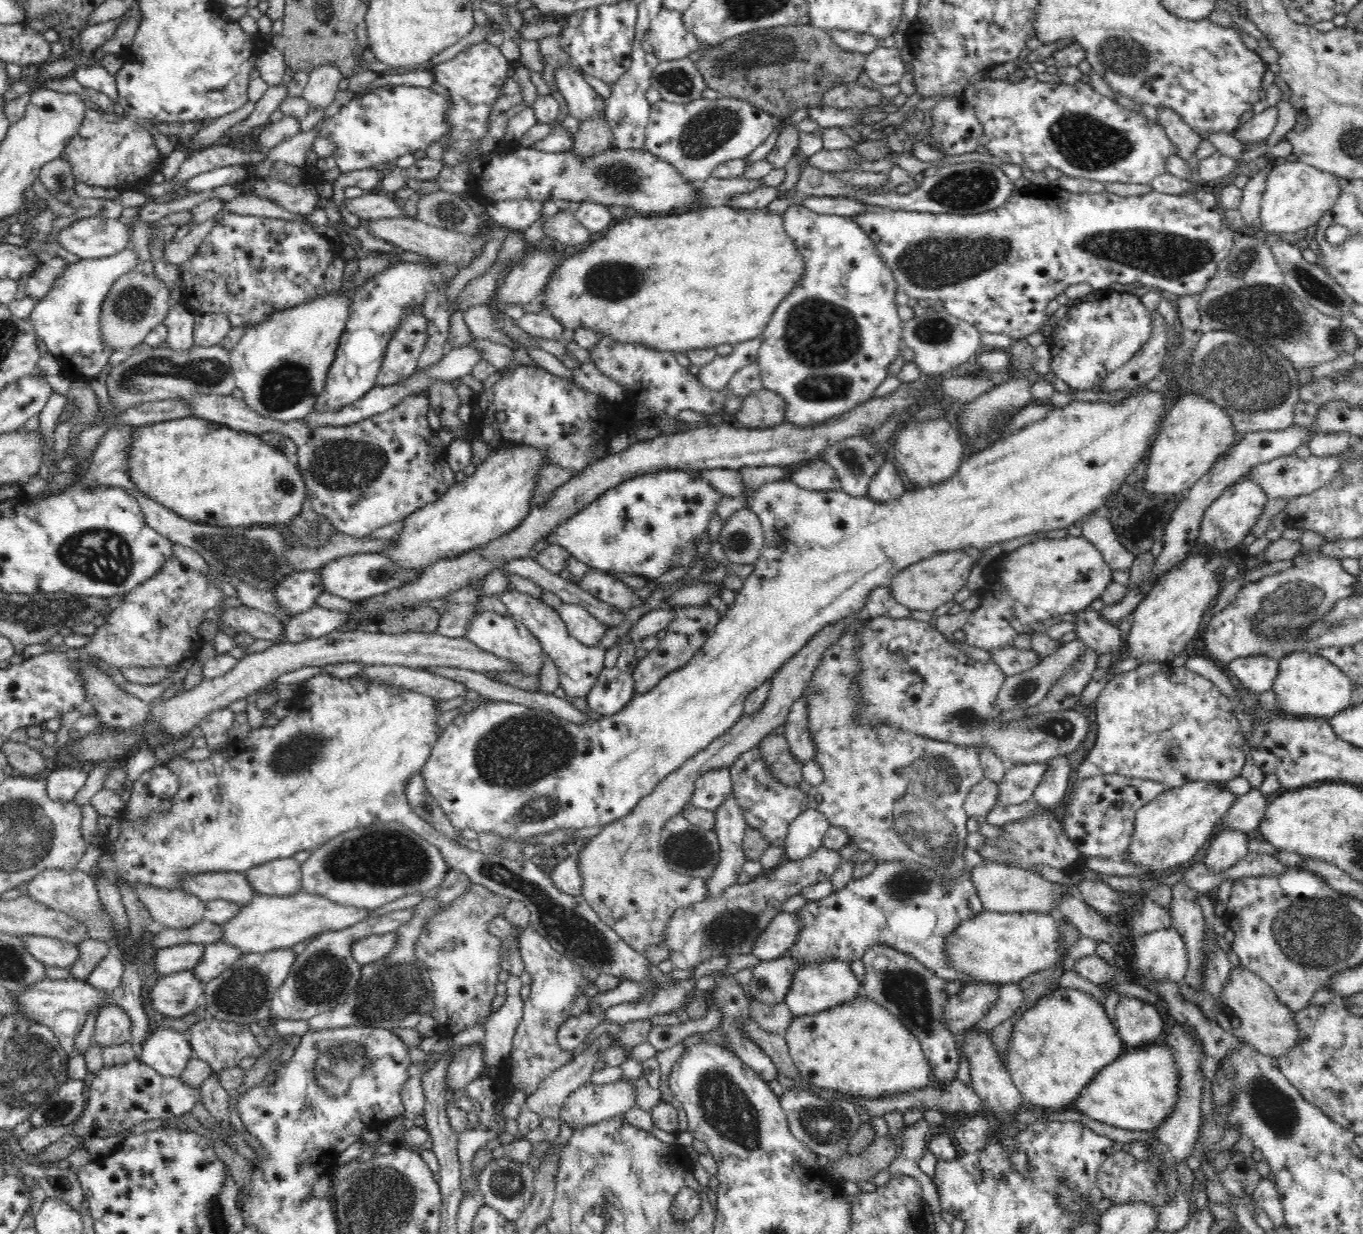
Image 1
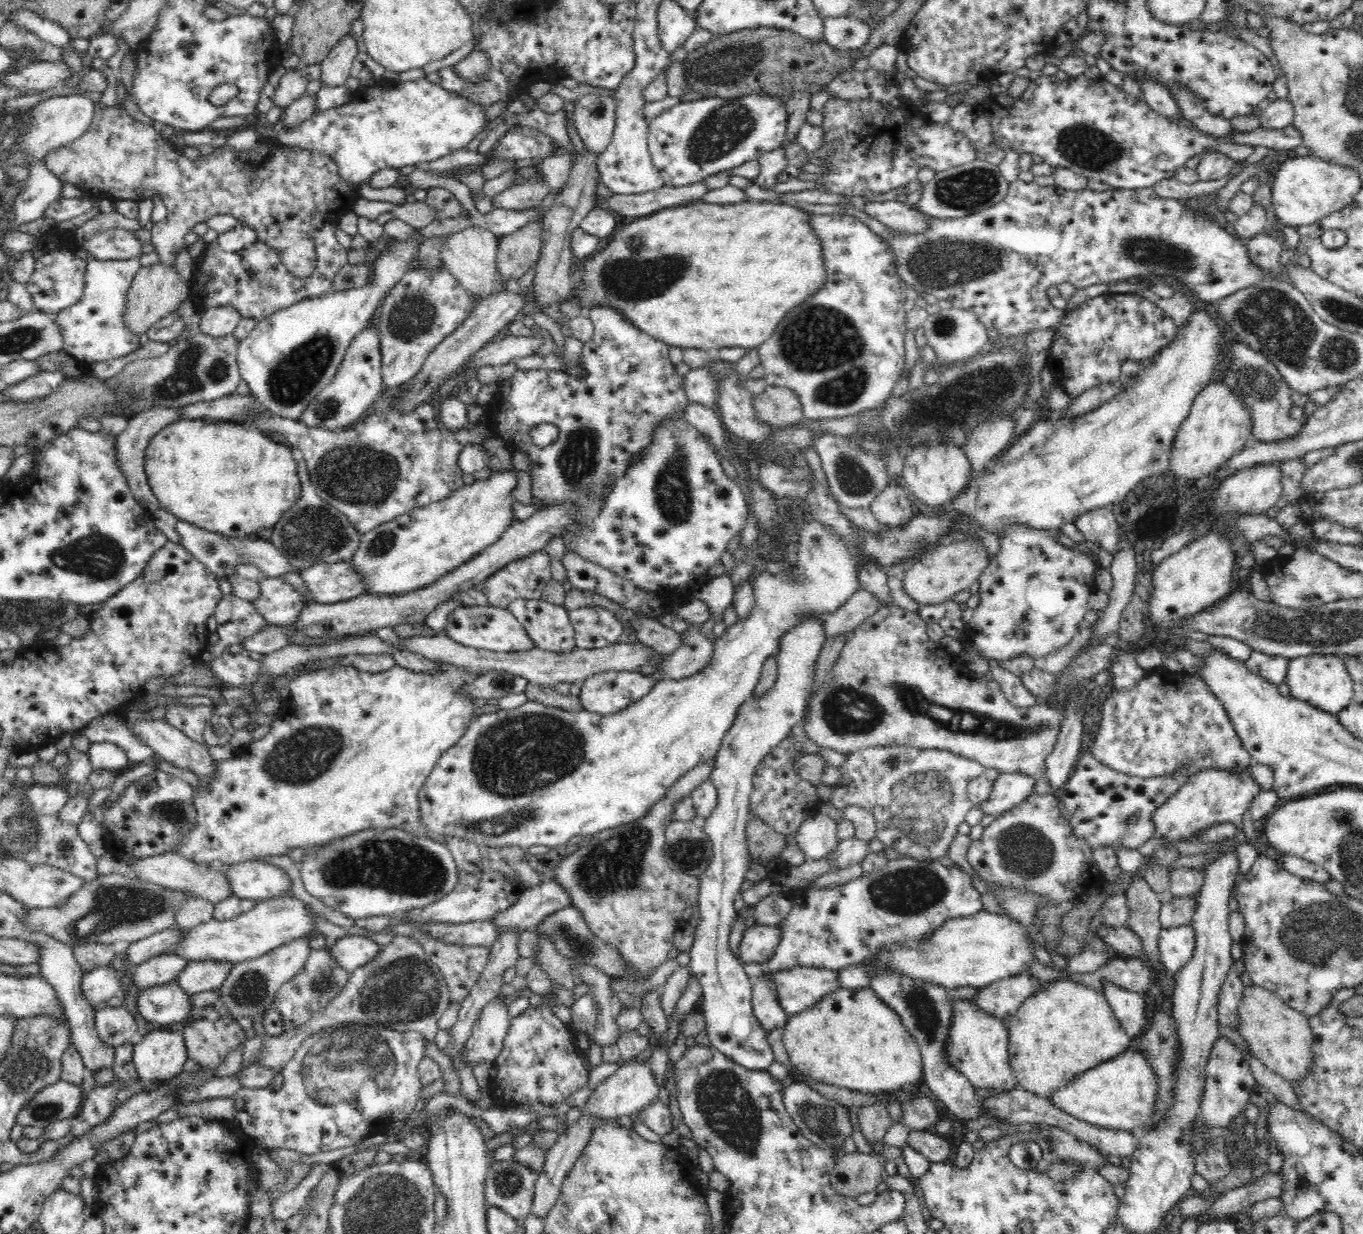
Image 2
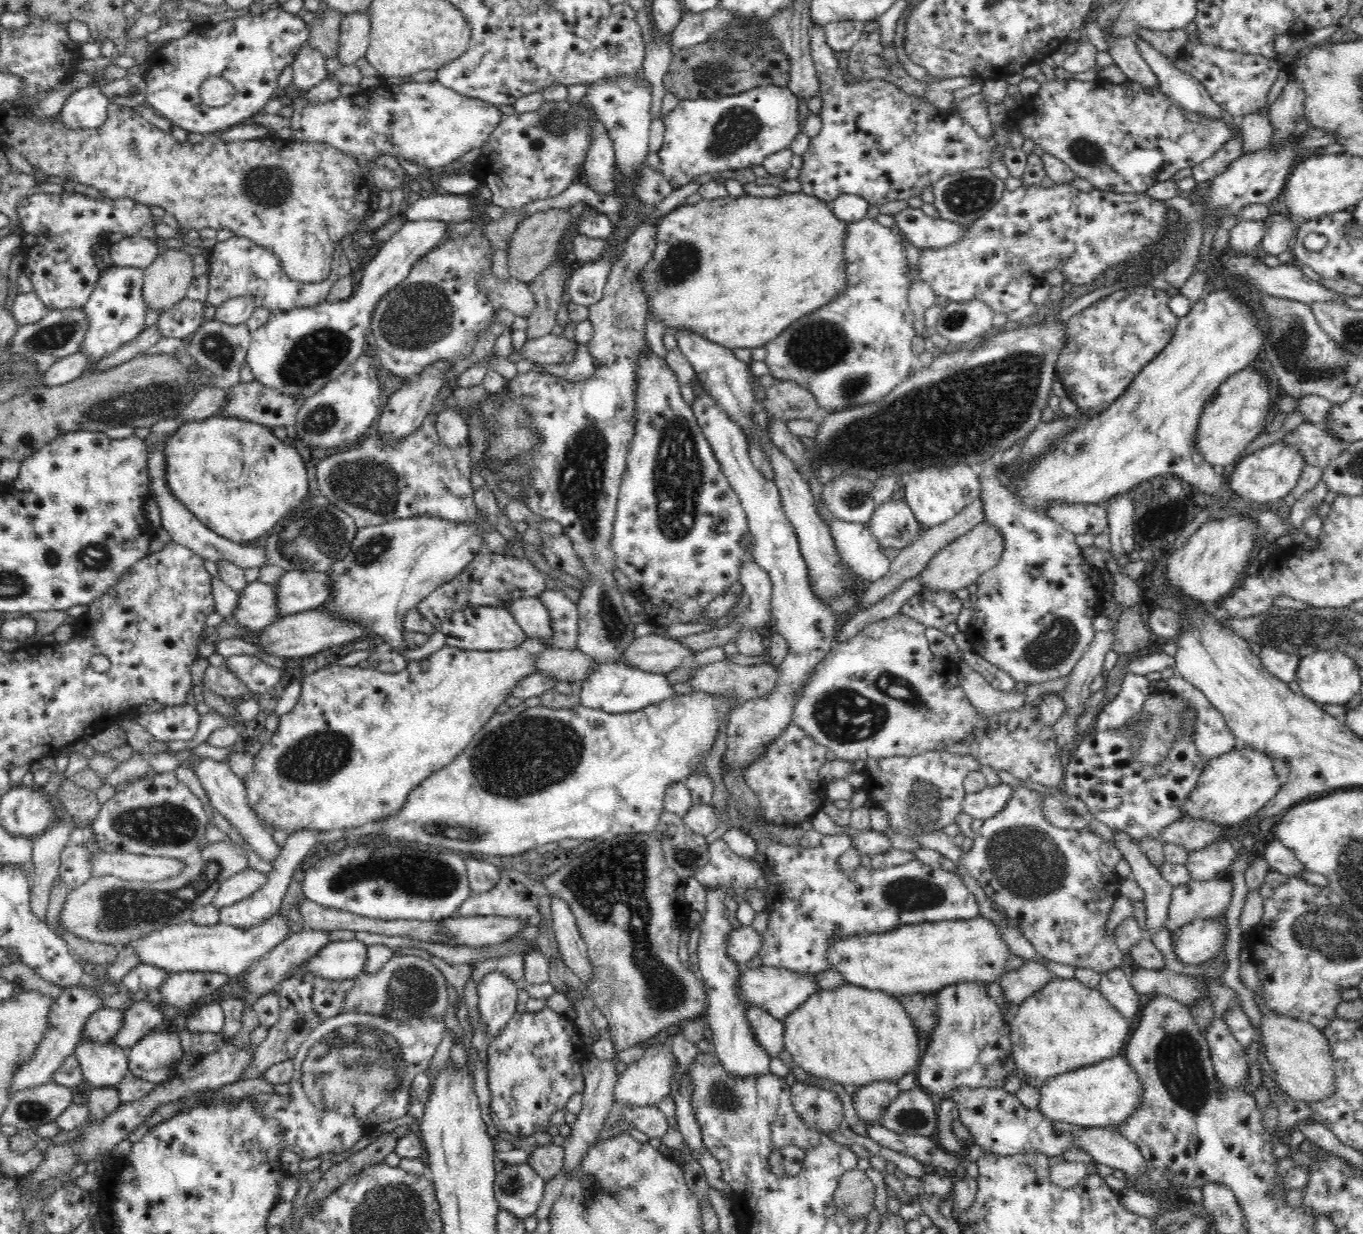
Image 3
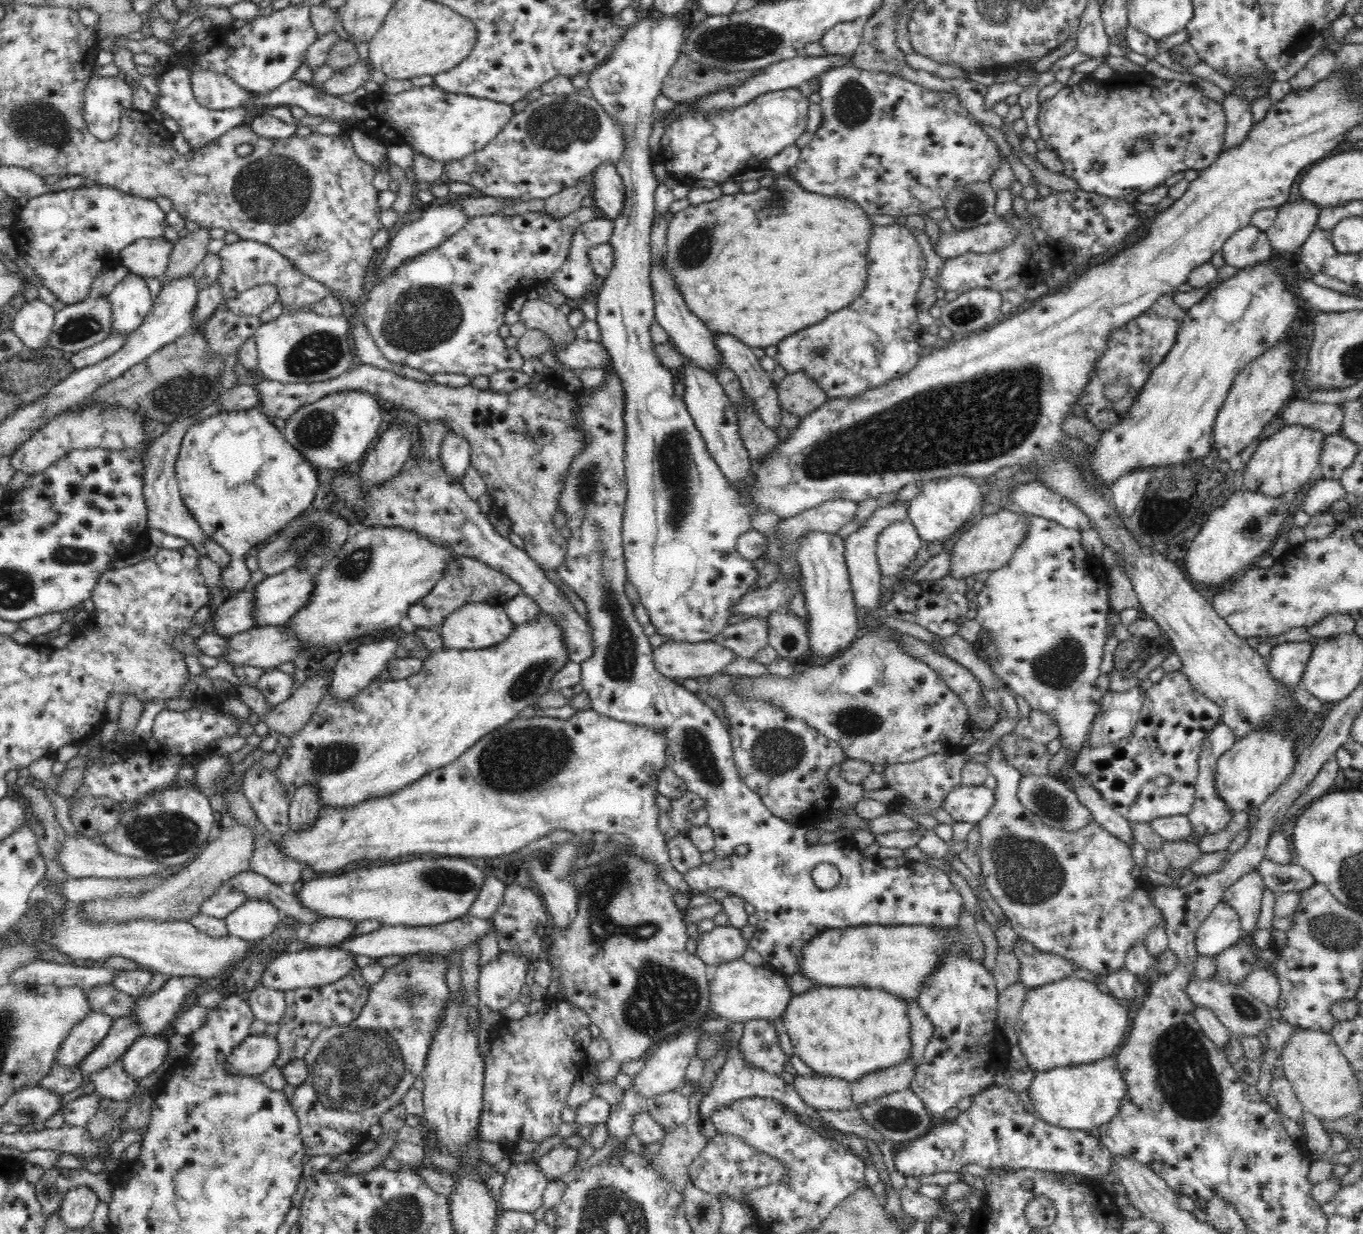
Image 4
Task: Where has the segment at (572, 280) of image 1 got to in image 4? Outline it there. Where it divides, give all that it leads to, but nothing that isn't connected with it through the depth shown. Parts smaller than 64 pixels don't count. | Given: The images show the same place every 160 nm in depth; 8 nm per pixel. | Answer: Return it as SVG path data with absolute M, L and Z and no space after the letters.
M794 175L791 177L780 176L775 178L774 186L770 188L760 187L751 193L736 193L730 195L722 195L718 200L712 202L703 202L698 206L688 206L676 214L672 214L668 219L667 227L667 250L664 260L666 265L670 267L676 285L686 301L689 310L713 333L722 333L734 335L740 338L742 343L746 343L752 348L768 348L768 346L776 346L782 342L784 338L788 338L790 334L796 334L812 324L822 322L828 314L834 314L842 308L847 308L852 304L854 296L858 297L864 292L864 284L868 278L868 244L870 244L870 236L874 232L874 223L869 214L860 207L854 200L846 197L819 195L815 192L808 192L802 186L798 185Z

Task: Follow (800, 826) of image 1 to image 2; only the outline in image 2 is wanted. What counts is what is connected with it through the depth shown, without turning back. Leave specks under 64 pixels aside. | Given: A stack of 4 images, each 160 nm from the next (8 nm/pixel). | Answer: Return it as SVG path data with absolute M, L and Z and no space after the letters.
M820 812L802 820L798 828L798 847L802 849L805 860L822 860L838 846L838 824L827 814Z

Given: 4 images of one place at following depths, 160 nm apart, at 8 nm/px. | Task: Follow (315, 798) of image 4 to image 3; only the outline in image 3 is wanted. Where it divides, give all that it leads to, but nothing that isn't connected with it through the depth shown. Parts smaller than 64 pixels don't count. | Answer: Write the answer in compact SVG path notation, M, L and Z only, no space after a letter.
M300 829L291 832L286 839L285 845L281 848L278 858L273 862L272 871L268 873L266 884L262 885L252 896L246 897L244 900L238 901L236 904L224 906L219 909L220 923L229 924L234 928L252 928L258 924L272 918L274 914L278 914L280 904L284 900L284 894L292 882L292 874L296 867L302 863L302 859L314 846L318 840L320 831L314 829Z

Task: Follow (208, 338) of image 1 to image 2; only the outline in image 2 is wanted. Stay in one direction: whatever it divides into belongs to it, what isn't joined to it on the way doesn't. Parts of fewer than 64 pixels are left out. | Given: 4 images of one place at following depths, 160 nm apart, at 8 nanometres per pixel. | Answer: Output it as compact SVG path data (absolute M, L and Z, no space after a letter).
M232 305L205 309L200 320L200 332L212 337L226 336L236 330L242 318Z

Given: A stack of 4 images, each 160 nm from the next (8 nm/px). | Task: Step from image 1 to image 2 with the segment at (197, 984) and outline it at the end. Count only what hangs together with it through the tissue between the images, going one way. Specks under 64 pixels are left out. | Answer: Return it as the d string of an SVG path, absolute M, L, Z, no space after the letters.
M175 980L153 986L141 991L136 998L136 1010L148 1023L156 1025L171 1025L174 1023L186 1023L189 1014L194 1008L191 1004L191 995L186 995Z

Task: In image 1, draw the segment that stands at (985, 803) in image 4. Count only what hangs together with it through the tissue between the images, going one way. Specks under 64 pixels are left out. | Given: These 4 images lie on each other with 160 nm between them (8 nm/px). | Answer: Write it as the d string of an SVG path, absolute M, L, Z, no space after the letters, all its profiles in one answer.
M1047 762L1007 766L999 782L997 803L1006 806L1033 800L1033 793L1047 769Z

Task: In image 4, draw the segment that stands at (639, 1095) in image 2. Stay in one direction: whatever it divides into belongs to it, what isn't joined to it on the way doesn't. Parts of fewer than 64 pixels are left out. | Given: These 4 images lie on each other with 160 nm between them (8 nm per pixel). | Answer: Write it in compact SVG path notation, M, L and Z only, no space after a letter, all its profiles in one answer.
M692 1030L658 1044L658 1049L646 1061L646 1067L632 1078L632 1089L644 1098L678 1090L690 1060L698 1056L698 1044L702 1040L703 1031Z

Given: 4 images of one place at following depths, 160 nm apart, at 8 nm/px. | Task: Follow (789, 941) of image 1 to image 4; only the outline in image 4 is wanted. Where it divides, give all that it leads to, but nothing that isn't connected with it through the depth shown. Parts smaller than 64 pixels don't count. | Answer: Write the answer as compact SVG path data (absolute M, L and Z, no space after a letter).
M727 924L700 934L696 954L706 964L719 965L742 958L748 946L740 929Z

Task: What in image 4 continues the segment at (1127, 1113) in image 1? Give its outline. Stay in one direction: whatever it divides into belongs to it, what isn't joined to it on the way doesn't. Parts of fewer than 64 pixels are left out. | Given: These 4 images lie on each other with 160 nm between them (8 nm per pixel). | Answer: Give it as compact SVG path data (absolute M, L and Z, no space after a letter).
M1107 1057L1094 1063L1035 1073L1027 1093L1034 1103L1035 1114L1046 1123L1069 1130L1090 1130L1110 1123L1118 1114L1126 1089L1116 1058Z

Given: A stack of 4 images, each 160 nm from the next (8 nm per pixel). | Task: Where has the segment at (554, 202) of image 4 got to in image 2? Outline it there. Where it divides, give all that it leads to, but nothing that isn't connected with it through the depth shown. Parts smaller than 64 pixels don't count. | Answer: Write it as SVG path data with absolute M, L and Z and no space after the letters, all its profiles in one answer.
M542 220L530 221L520 230L503 237L500 236L497 246L496 269L498 269L500 277L504 279L504 285L508 286L508 282L515 283L530 268L534 268L540 258L540 250L542 250Z

